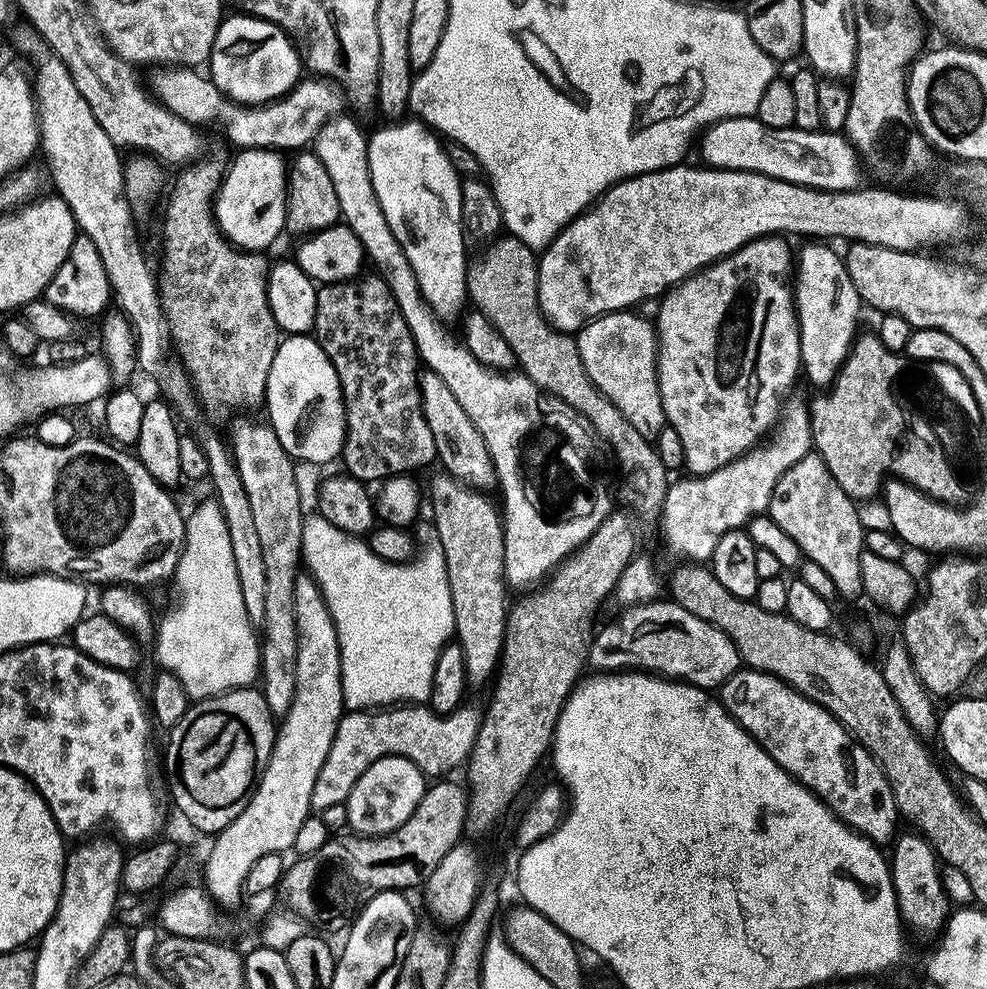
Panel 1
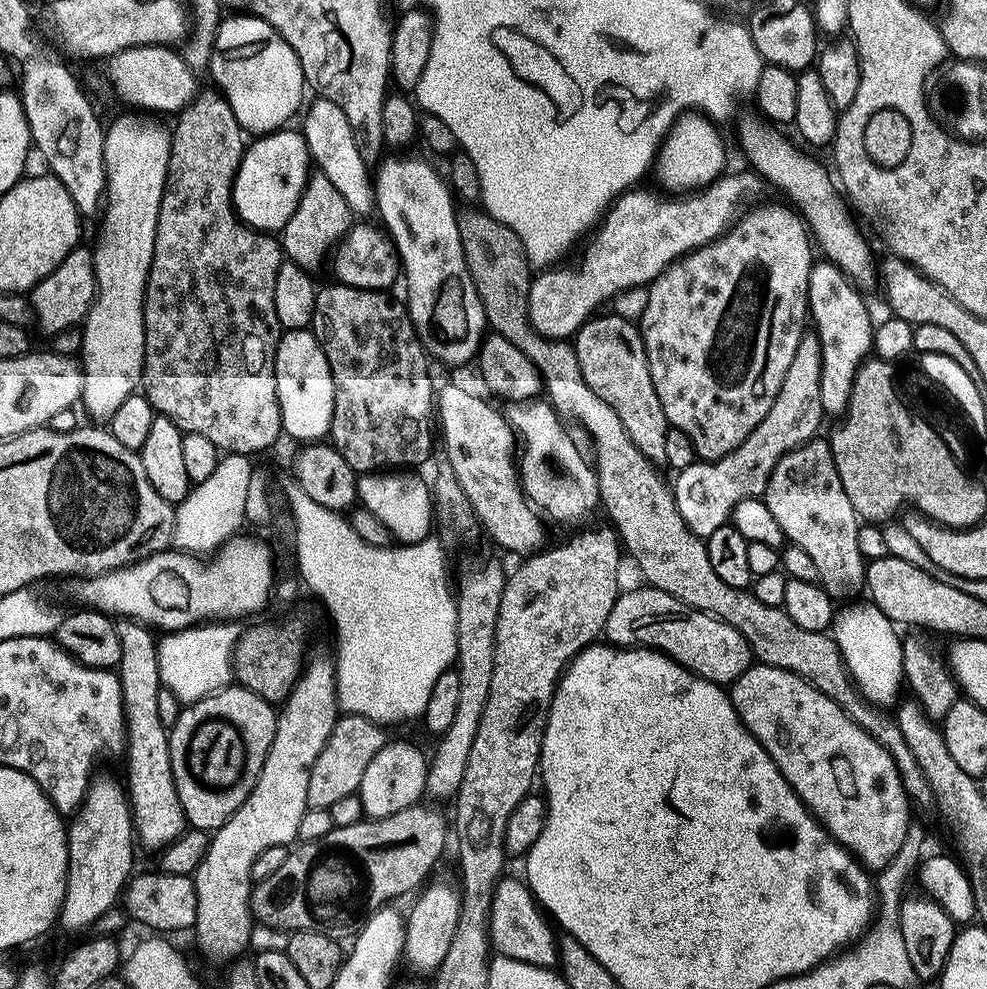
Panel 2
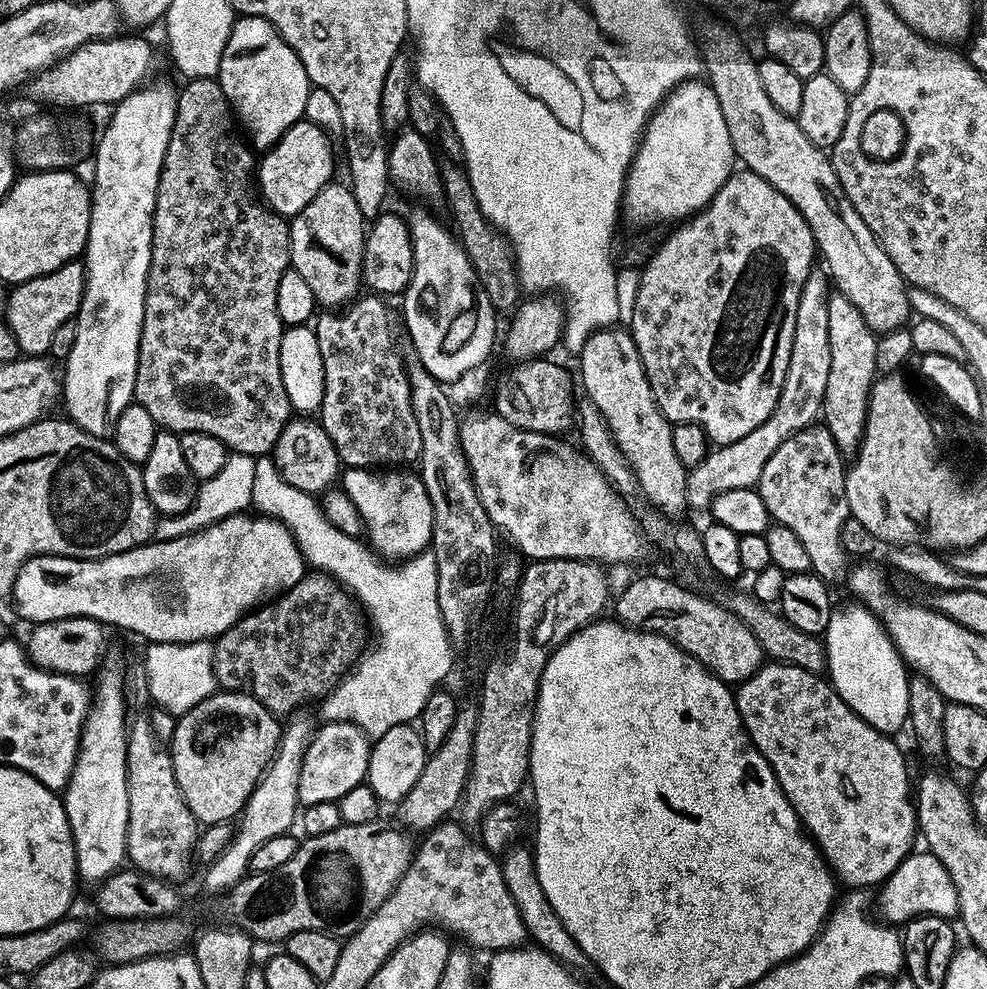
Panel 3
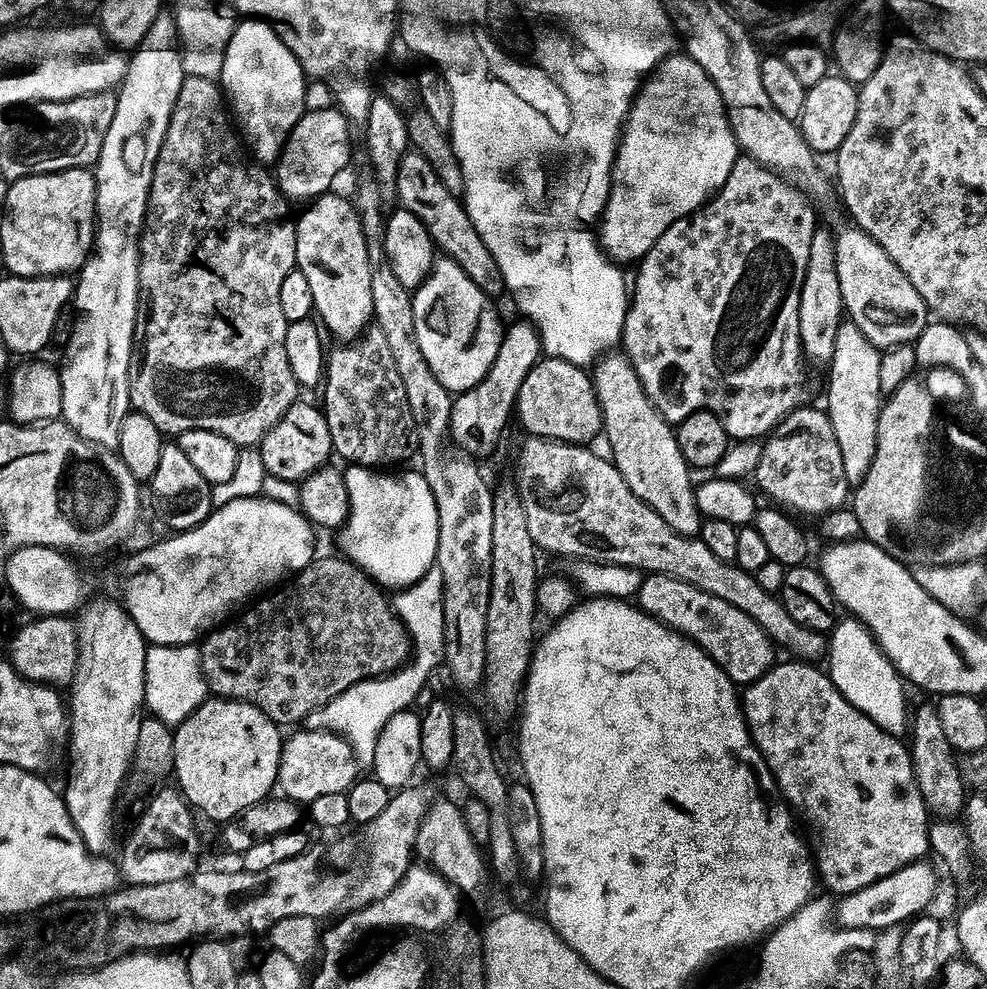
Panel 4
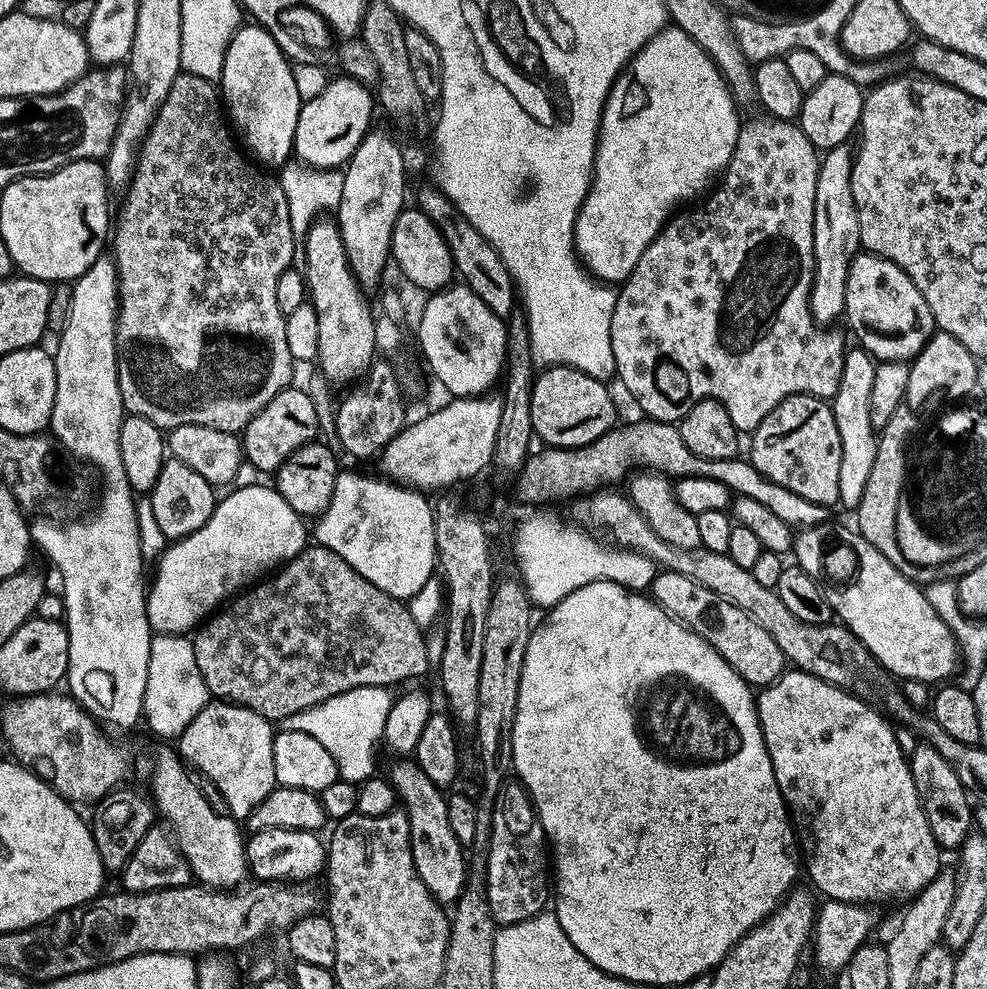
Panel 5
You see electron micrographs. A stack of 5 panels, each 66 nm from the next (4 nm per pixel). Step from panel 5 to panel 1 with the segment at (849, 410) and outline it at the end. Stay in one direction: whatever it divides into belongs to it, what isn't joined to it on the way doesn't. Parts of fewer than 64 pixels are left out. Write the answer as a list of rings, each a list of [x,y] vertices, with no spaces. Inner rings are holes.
[[[808,242],[804,249],[799,249],[798,263],[794,268],[794,295],[796,298],[796,316],[800,319],[800,358],[802,372],[816,390],[827,390],[836,383],[840,371],[852,354],[852,345],[858,339],[861,331],[860,308],[862,301],[854,282],[848,273],[848,265],[832,248],[827,248],[824,242]]]

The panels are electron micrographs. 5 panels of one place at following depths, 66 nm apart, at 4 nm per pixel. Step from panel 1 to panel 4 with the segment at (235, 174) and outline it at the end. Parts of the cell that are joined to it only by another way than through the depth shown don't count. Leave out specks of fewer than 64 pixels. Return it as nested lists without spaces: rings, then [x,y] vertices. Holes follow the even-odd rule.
[[[337,107],[305,113],[299,124],[293,128],[274,174],[280,191],[289,201],[310,202],[327,195],[333,189],[332,184],[352,158],[350,131],[352,126]]]

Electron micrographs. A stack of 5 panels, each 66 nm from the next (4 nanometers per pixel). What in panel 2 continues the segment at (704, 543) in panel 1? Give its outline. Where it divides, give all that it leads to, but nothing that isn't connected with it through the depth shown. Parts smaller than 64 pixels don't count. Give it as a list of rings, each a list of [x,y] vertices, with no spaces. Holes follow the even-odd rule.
[[[805,334],[800,339],[798,352],[794,354],[794,362],[790,365],[790,371],[786,374],[786,382],[782,382],[782,390],[770,410],[770,414],[742,442],[738,450],[734,450],[726,458],[711,462],[697,462],[691,464],[685,472],[679,473],[674,480],[674,495],[676,505],[686,526],[694,535],[707,538],[714,534],[714,530],[725,527],[733,519],[735,508],[748,499],[759,500],[768,491],[768,483],[772,472],[778,466],[778,462],[786,454],[790,454],[795,448],[801,448],[821,435],[820,427],[826,421],[826,413],[822,406],[822,346],[820,338],[815,334]]]

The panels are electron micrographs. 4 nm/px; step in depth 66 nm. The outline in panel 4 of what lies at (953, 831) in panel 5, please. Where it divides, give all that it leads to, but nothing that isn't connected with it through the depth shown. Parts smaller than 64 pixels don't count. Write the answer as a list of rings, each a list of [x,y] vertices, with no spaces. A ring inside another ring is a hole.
[[[935,703],[924,704],[917,712],[915,709],[910,720],[910,751],[918,790],[929,813],[946,822],[955,821],[964,811],[966,785],[964,775],[960,773],[958,753],[950,746],[950,738],[946,738],[940,710]]]

